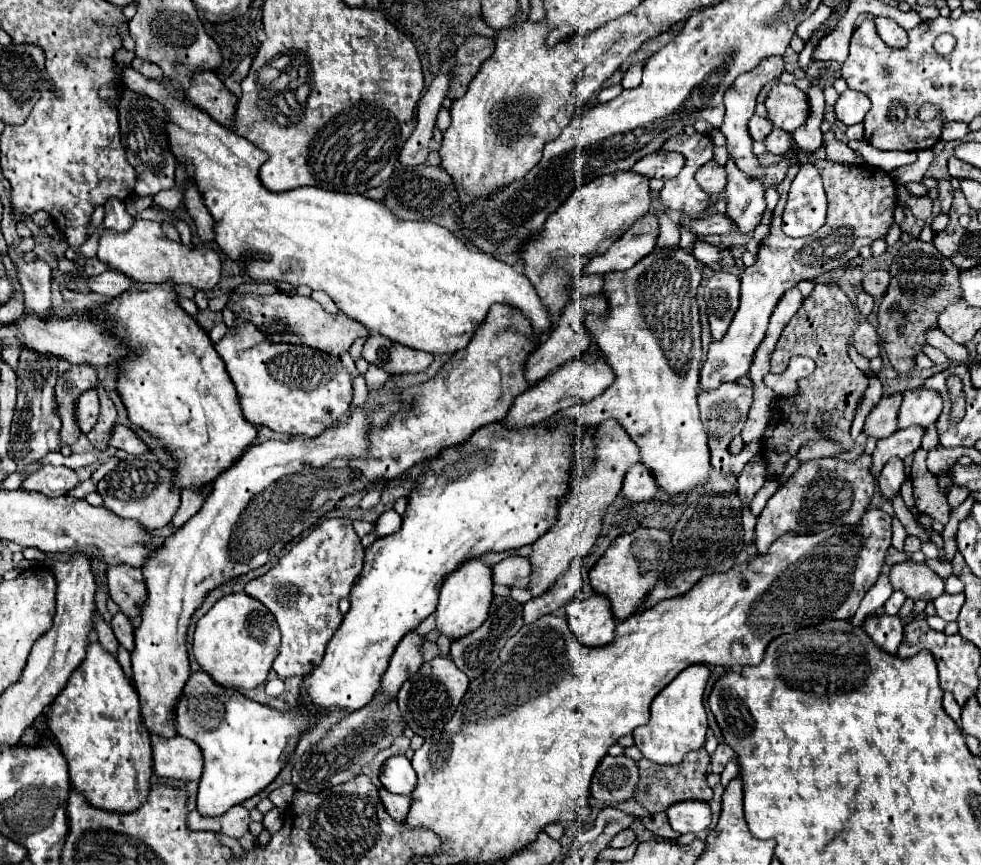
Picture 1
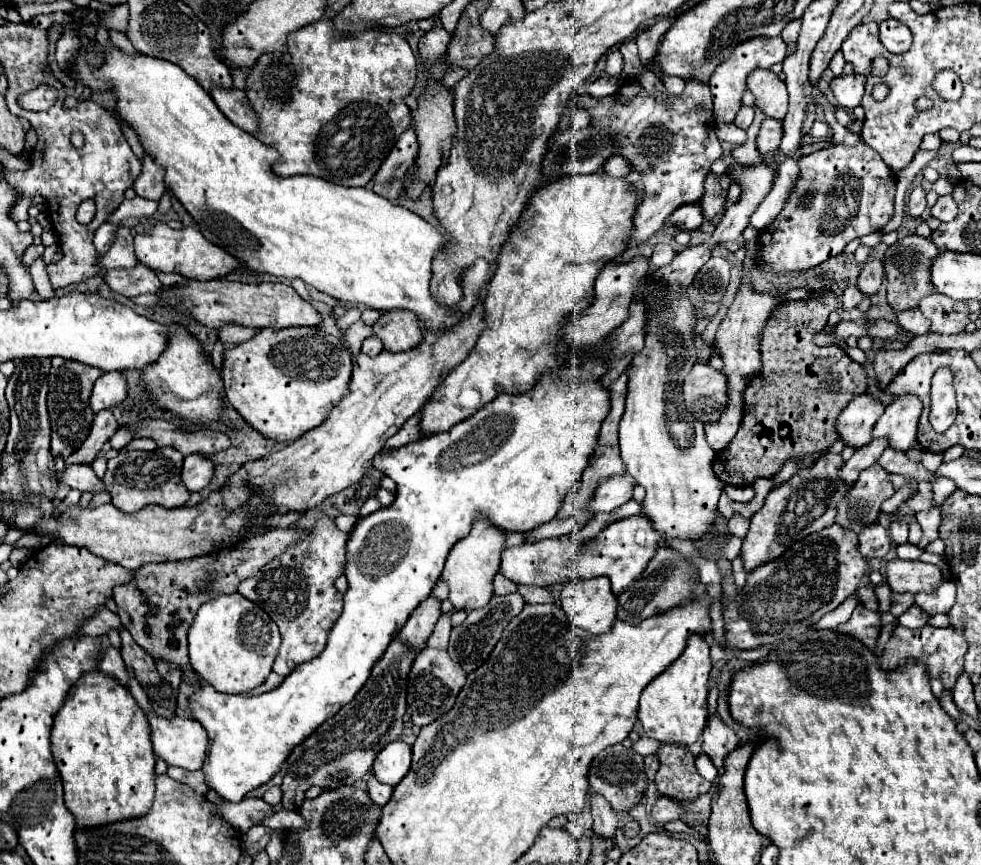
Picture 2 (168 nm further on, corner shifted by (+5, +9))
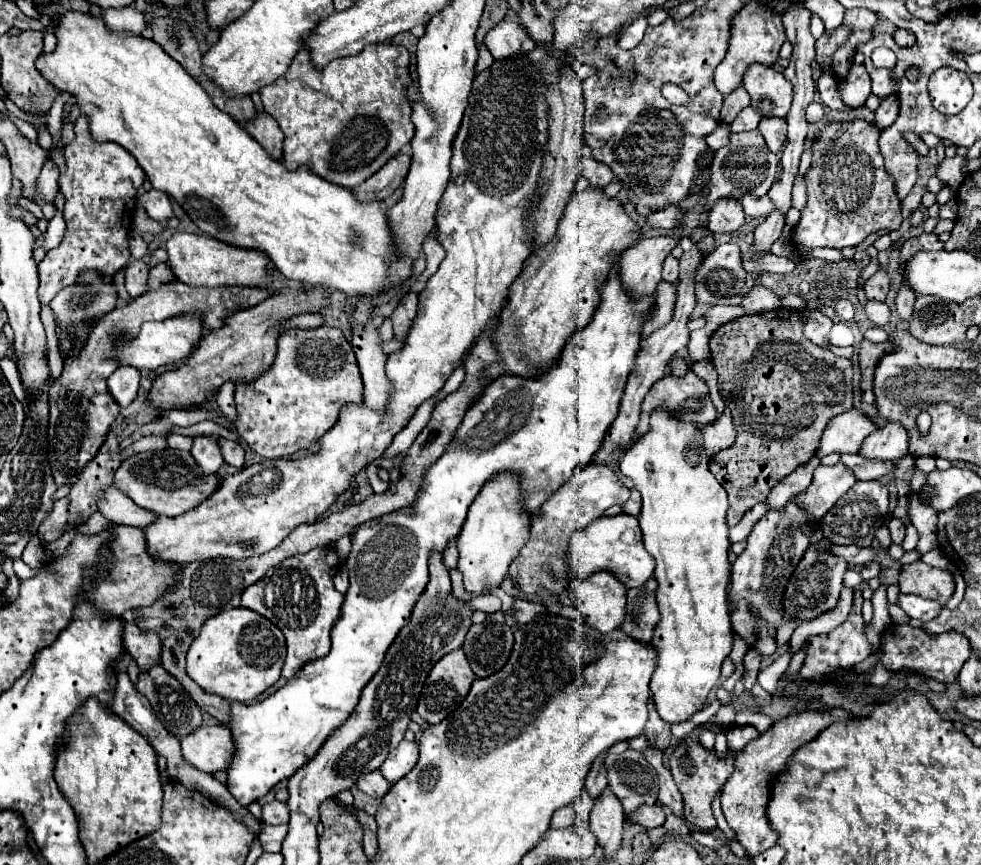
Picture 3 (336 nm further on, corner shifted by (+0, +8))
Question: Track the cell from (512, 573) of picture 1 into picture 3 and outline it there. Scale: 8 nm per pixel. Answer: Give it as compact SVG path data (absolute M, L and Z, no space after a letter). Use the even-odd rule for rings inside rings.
M626 513L614 515L614 517L598 517L584 529L572 535L570 539L570 577L580 579L586 575L592 575L596 569L612 571L628 589L642 587L652 575L654 575L654 563L652 555L644 551L638 519Z

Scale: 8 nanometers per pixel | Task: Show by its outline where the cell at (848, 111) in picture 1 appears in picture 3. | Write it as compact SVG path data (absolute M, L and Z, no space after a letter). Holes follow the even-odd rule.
M852 65L848 71L848 77L844 83L840 83L840 93L842 101L848 107L862 107L864 101L868 99L870 91L870 75L864 65Z

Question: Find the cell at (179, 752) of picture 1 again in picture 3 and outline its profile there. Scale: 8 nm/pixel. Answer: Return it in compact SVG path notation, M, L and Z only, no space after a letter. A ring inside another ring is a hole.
M202 725L198 731L182 739L182 755L196 769L206 773L226 771L236 753L234 739L228 727Z

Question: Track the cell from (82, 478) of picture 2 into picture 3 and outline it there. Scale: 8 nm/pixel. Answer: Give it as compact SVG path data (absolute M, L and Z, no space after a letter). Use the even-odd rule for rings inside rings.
M108 487L98 503L100 513L114 525L130 525L130 527L148 527L158 517L152 511L138 507L128 495L124 495L116 487Z

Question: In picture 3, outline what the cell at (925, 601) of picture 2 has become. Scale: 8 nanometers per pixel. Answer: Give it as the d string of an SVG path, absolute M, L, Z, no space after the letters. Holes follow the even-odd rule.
M898 595L898 605L904 609L904 613L910 619L918 619L922 623L930 621L940 613L940 603L932 603L930 599L920 599L916 595Z

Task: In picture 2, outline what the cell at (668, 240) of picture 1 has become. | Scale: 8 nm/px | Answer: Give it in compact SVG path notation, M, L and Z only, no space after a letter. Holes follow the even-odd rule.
M655 244L655 250L653 250L653 256L651 256L651 266L655 268L661 268L661 266L667 266L673 262L673 258L677 256L677 250L669 244Z

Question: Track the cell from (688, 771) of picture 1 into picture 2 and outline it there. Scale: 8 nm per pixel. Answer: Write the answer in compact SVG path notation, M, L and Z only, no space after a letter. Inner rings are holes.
M663 744L655 756L659 760L659 770L655 776L659 794L675 800L695 800L711 788L711 782L697 774L695 756L689 748Z

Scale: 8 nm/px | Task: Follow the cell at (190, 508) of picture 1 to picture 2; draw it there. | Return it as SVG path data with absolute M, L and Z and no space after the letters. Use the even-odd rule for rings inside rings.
M191 454L185 458L183 470L181 470L181 482L189 492L199 492L203 490L213 478L213 462L199 456Z

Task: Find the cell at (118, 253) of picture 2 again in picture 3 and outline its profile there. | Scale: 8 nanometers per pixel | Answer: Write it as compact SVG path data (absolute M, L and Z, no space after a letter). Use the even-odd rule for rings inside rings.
M130 261L128 269L126 269L126 291L132 299L144 295L148 291L148 265L138 261Z

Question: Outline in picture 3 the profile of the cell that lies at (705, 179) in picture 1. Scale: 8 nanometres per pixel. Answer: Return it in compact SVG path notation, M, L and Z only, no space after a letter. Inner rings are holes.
M722 199L708 215L708 229L712 233L734 233L744 225L744 209L734 199Z

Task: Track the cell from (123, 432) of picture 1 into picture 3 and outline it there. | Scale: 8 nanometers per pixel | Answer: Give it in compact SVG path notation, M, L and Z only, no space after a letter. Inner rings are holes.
M220 439L220 447L222 447L222 455L224 455L228 465L234 465L234 467L244 465L244 449L236 441Z

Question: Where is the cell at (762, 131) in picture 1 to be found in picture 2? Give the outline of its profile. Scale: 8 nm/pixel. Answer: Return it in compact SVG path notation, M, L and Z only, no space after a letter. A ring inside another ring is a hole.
M743 106L743 108L739 110L737 118L735 118L735 124L737 124L739 128L747 130L747 128L751 126L751 122L753 122L753 108L747 108L747 106Z

